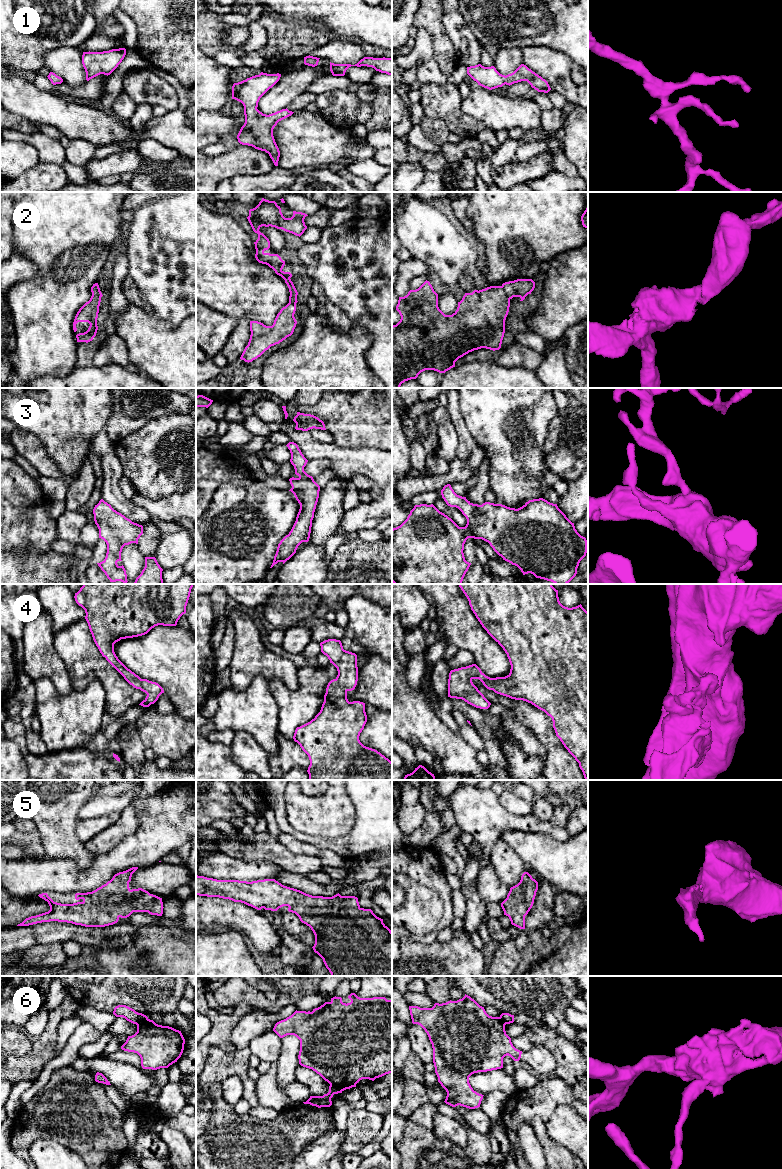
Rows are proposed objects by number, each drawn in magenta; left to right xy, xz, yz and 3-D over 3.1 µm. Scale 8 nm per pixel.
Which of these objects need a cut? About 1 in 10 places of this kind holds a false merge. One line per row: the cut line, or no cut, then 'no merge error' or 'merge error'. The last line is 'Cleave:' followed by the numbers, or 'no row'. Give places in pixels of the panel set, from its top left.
1: no cut | no merge error
2: no cut | no merge error
3: no cut | no merge error
4: no cut | no merge error
5: no cut | no merge error
6: xz (330, 1084), (342, 1090) | merge error
Cleave: 6

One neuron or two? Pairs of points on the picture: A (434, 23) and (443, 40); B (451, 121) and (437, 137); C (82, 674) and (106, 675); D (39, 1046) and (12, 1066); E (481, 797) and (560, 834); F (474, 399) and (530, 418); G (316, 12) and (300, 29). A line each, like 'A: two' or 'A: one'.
A: one
B: two
C: one
D: one
E: one
F: one
G: two

